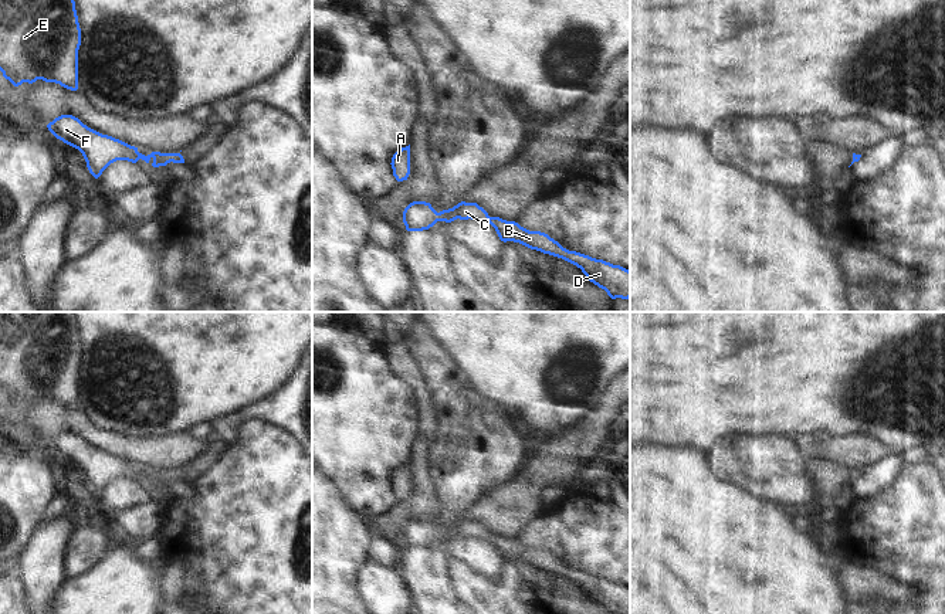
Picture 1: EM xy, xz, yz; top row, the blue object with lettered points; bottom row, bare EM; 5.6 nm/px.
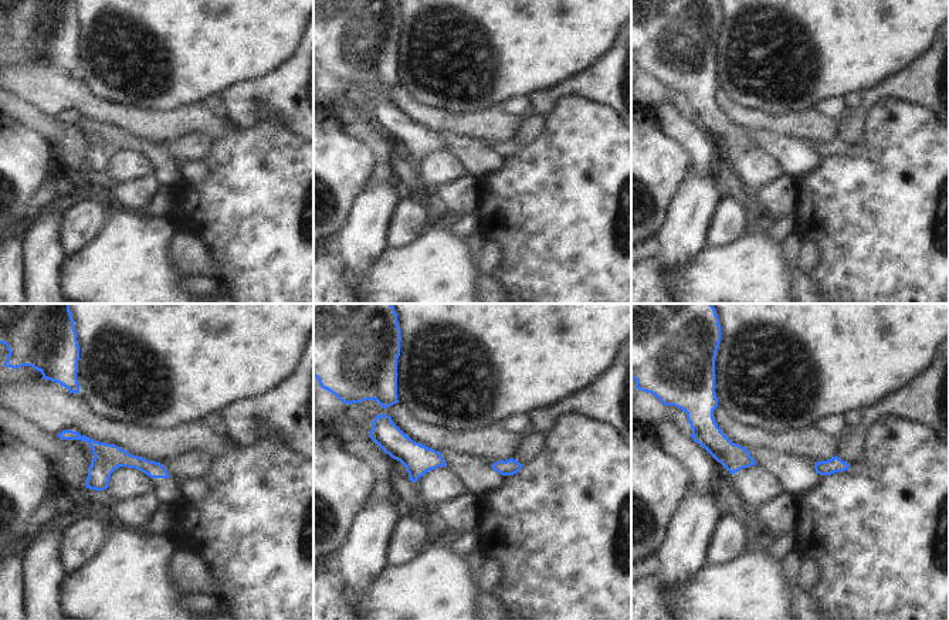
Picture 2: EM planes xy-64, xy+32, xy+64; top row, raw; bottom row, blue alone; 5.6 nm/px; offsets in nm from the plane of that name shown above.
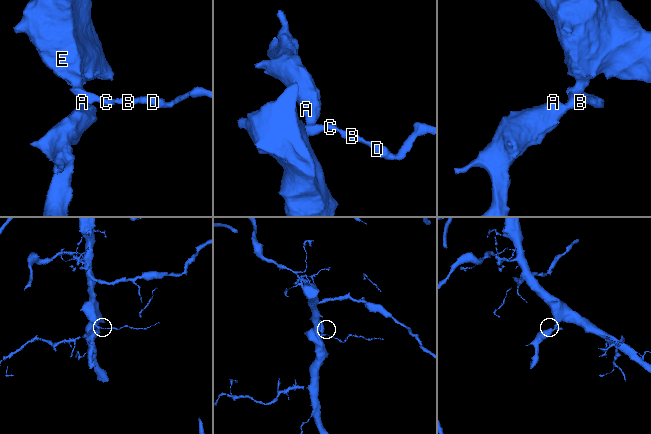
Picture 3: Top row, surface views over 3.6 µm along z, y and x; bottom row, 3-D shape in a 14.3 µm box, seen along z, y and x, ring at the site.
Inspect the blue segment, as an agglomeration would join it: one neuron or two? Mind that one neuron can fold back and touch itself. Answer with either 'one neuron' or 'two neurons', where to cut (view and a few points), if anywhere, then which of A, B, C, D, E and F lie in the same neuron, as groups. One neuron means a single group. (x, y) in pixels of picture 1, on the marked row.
one neuron | no cut | A B C D E F

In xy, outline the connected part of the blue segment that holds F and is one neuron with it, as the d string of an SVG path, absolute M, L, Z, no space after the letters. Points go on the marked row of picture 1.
M61 115L47 125L48 130L64 143L78 149L89 173L98 179L102 172L116 160L128 160L136 163L139 159L149 163L152 159L153 167L166 166L167 163L184 163L179 153L152 152L145 156L138 152L138 147L131 146L119 139L102 135L72 115Z

